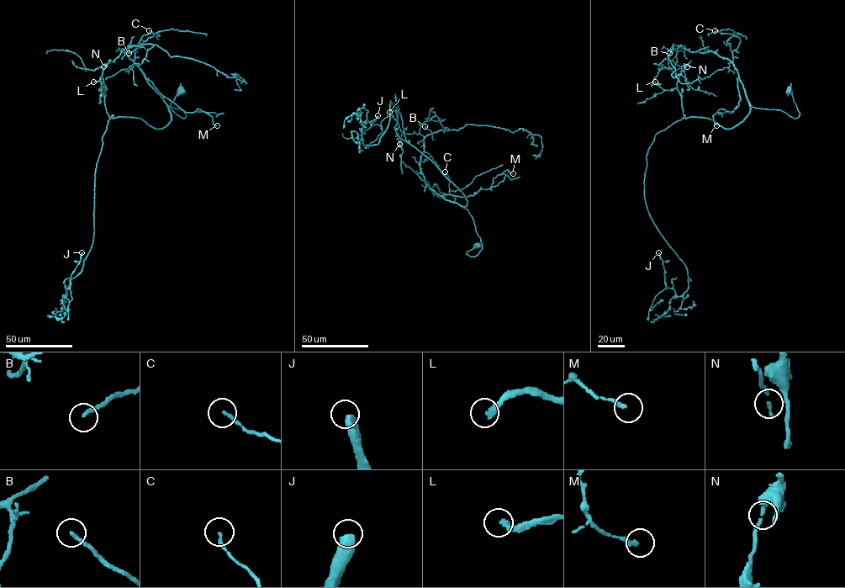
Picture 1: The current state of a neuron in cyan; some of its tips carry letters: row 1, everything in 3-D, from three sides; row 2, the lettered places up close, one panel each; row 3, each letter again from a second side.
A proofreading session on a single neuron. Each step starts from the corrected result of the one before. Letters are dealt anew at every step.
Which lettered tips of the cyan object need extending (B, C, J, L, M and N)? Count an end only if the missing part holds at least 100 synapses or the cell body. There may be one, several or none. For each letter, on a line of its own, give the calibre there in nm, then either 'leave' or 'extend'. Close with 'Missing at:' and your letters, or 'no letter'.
B: 200 nm | leave
C: 160 nm | leave
J: 500 nm | leave
L: 300 nm | extend
M: 240 nm | leave
N: 120 nm | leave
Missing at: L

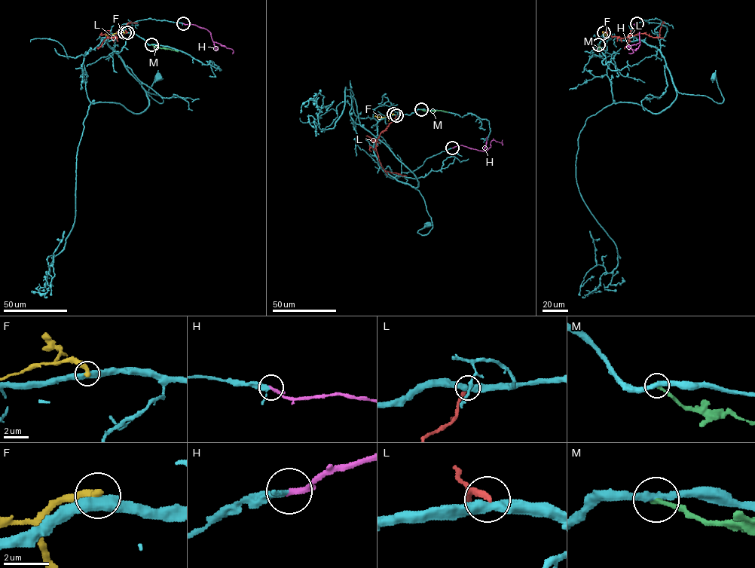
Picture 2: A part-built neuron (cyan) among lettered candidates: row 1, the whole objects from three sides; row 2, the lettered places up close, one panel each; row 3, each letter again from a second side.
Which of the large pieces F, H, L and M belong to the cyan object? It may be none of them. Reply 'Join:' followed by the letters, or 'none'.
Join: H

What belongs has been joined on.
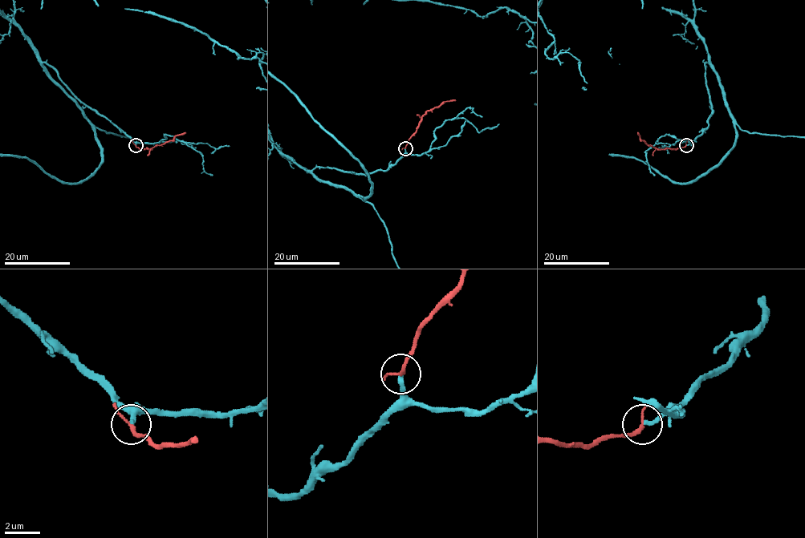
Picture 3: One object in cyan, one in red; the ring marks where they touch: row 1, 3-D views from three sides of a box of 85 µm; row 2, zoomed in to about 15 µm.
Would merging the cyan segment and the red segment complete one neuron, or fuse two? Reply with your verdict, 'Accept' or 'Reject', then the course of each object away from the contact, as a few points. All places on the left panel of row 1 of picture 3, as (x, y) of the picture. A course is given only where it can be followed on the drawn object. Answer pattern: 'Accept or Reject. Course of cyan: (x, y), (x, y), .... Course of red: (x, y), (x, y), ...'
Accept. Course of red: (135, 145), (152, 148), (185, 132)

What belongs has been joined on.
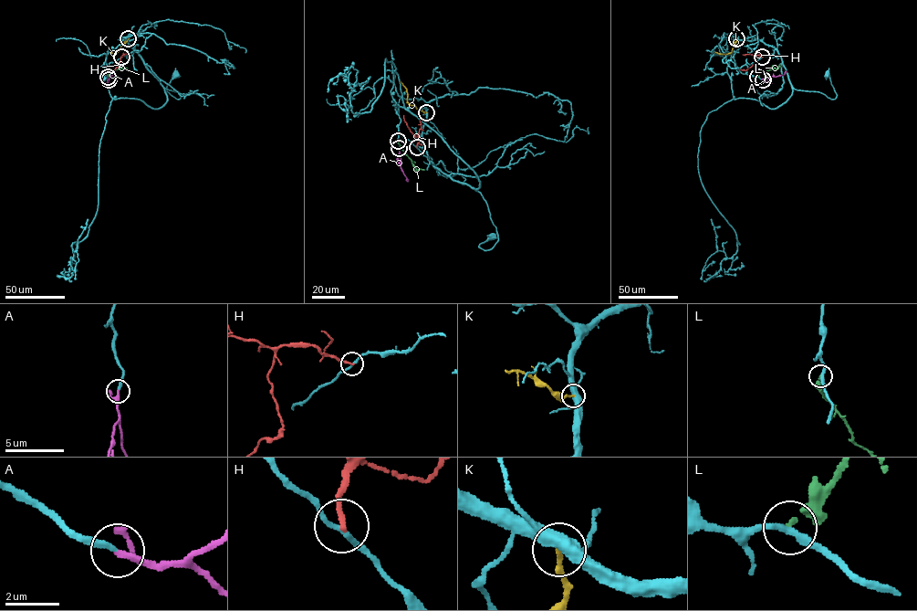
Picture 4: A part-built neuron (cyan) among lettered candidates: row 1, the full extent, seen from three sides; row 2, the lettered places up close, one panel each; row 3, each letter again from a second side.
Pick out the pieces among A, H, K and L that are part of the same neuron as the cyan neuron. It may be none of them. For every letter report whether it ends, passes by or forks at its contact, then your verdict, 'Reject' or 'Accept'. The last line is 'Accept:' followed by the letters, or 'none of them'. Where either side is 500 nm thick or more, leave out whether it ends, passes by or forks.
A: It passes by. Accept
H: It ends there. Reject
K: It ends there. Reject
L: It ends there. Reject
Accept: A

